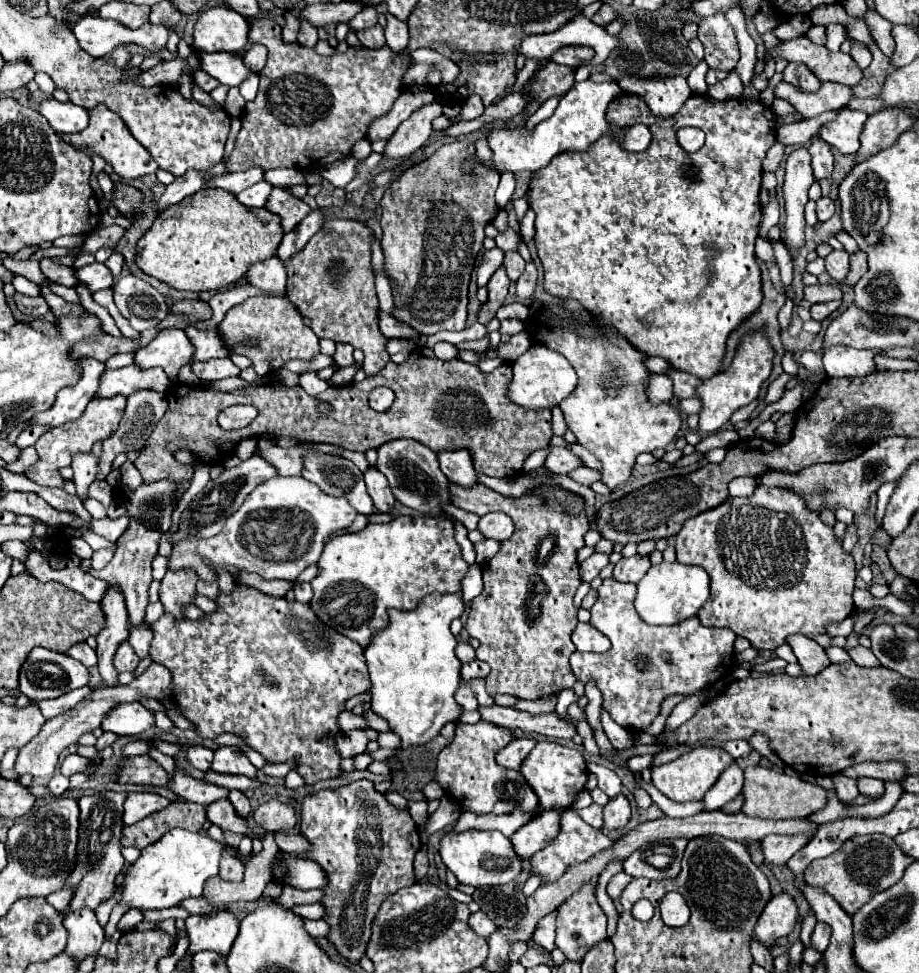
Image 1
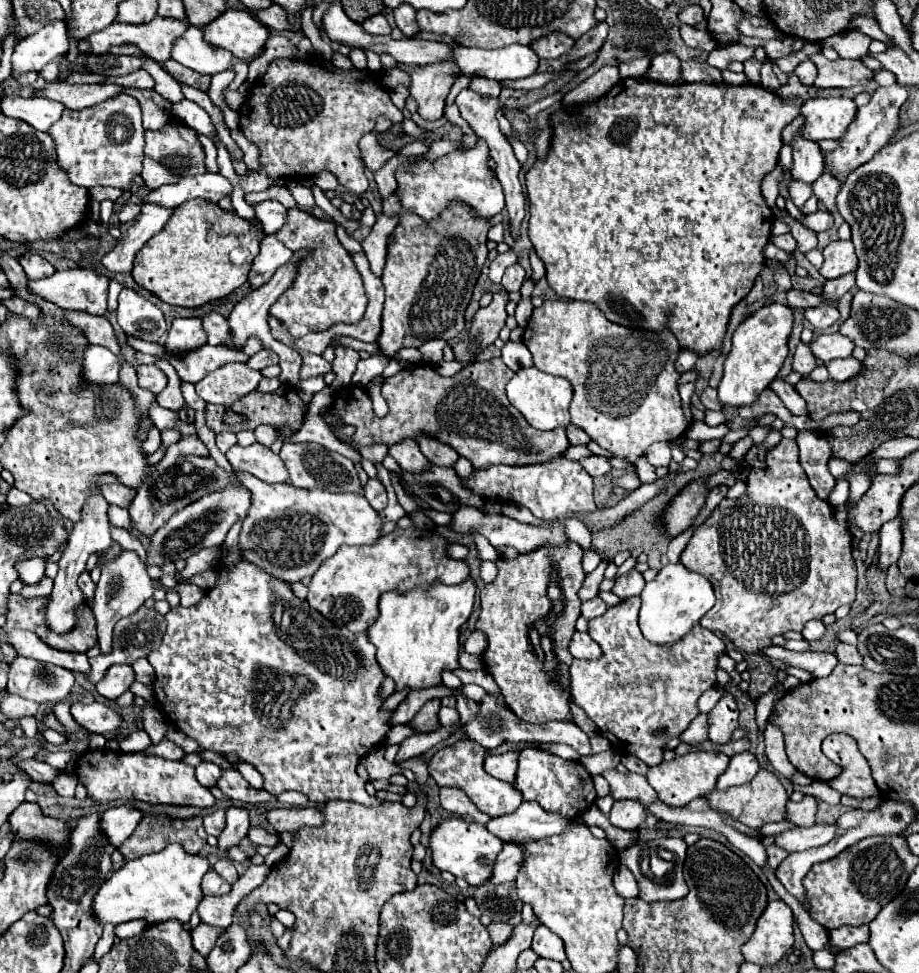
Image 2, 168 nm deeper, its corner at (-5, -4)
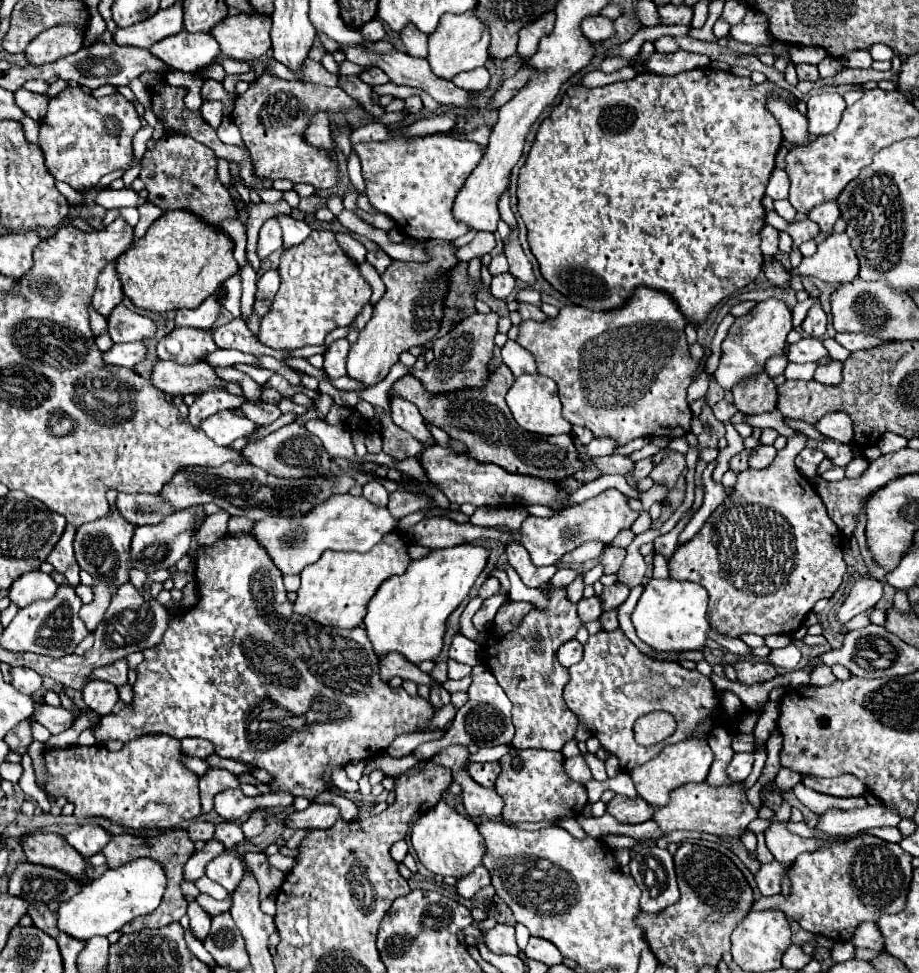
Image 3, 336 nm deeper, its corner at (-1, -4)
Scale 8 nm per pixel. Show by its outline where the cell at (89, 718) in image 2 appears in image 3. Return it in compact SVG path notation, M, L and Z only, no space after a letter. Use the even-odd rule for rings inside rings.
M42 705L40 709L34 711L32 715L34 721L42 723L52 735L58 735L60 731L66 731L74 723L74 713L64 709L64 707L50 707Z

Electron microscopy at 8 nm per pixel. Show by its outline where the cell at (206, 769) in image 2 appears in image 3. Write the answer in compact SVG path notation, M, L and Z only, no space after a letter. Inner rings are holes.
M210 769L204 777L200 777L200 799L202 813L210 813L214 807L214 795L224 789L236 789L238 777L226 769Z

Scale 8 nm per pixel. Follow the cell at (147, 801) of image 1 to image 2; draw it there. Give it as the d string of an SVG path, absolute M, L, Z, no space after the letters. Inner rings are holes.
M122 805L122 807L112 807L108 811L104 811L102 817L102 831L106 831L108 839L120 847L130 833L134 833L134 829L138 827L138 823L142 821L144 811L132 807L132 805Z

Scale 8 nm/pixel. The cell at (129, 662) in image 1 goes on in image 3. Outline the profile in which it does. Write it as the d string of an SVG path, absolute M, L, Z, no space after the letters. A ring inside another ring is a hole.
M90 681L90 683L86 683L86 687L82 691L82 697L84 697L84 703L94 713L104 717L104 715L112 713L112 707L118 701L118 691L116 691L116 685L112 685L112 683Z

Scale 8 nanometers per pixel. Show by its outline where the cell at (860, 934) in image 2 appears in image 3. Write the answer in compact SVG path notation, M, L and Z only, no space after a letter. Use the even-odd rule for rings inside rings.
M862 923L858 927L852 943L856 947L870 947L870 949L876 949L876 951L884 949L884 939L882 939L882 933L880 933L876 923Z

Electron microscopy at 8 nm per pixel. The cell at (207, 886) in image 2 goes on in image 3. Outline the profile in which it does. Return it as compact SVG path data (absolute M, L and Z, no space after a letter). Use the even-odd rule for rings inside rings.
M204 875L202 879L198 879L198 881L196 881L196 887L198 887L198 891L200 891L200 893L210 895L210 897L214 897L214 899L218 899L218 901L226 899L226 895L228 895L228 891L226 891L222 885L214 883L214 881L212 881L212 879L208 879L206 875Z

